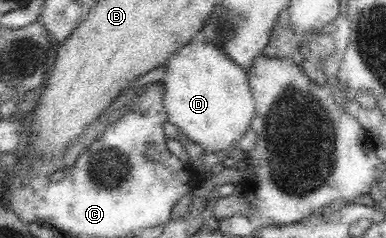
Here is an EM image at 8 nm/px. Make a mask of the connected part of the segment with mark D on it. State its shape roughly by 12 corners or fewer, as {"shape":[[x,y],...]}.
{"shape":[[194,40],[168,60],[164,110],[226,153],[256,105],[247,72]]}

